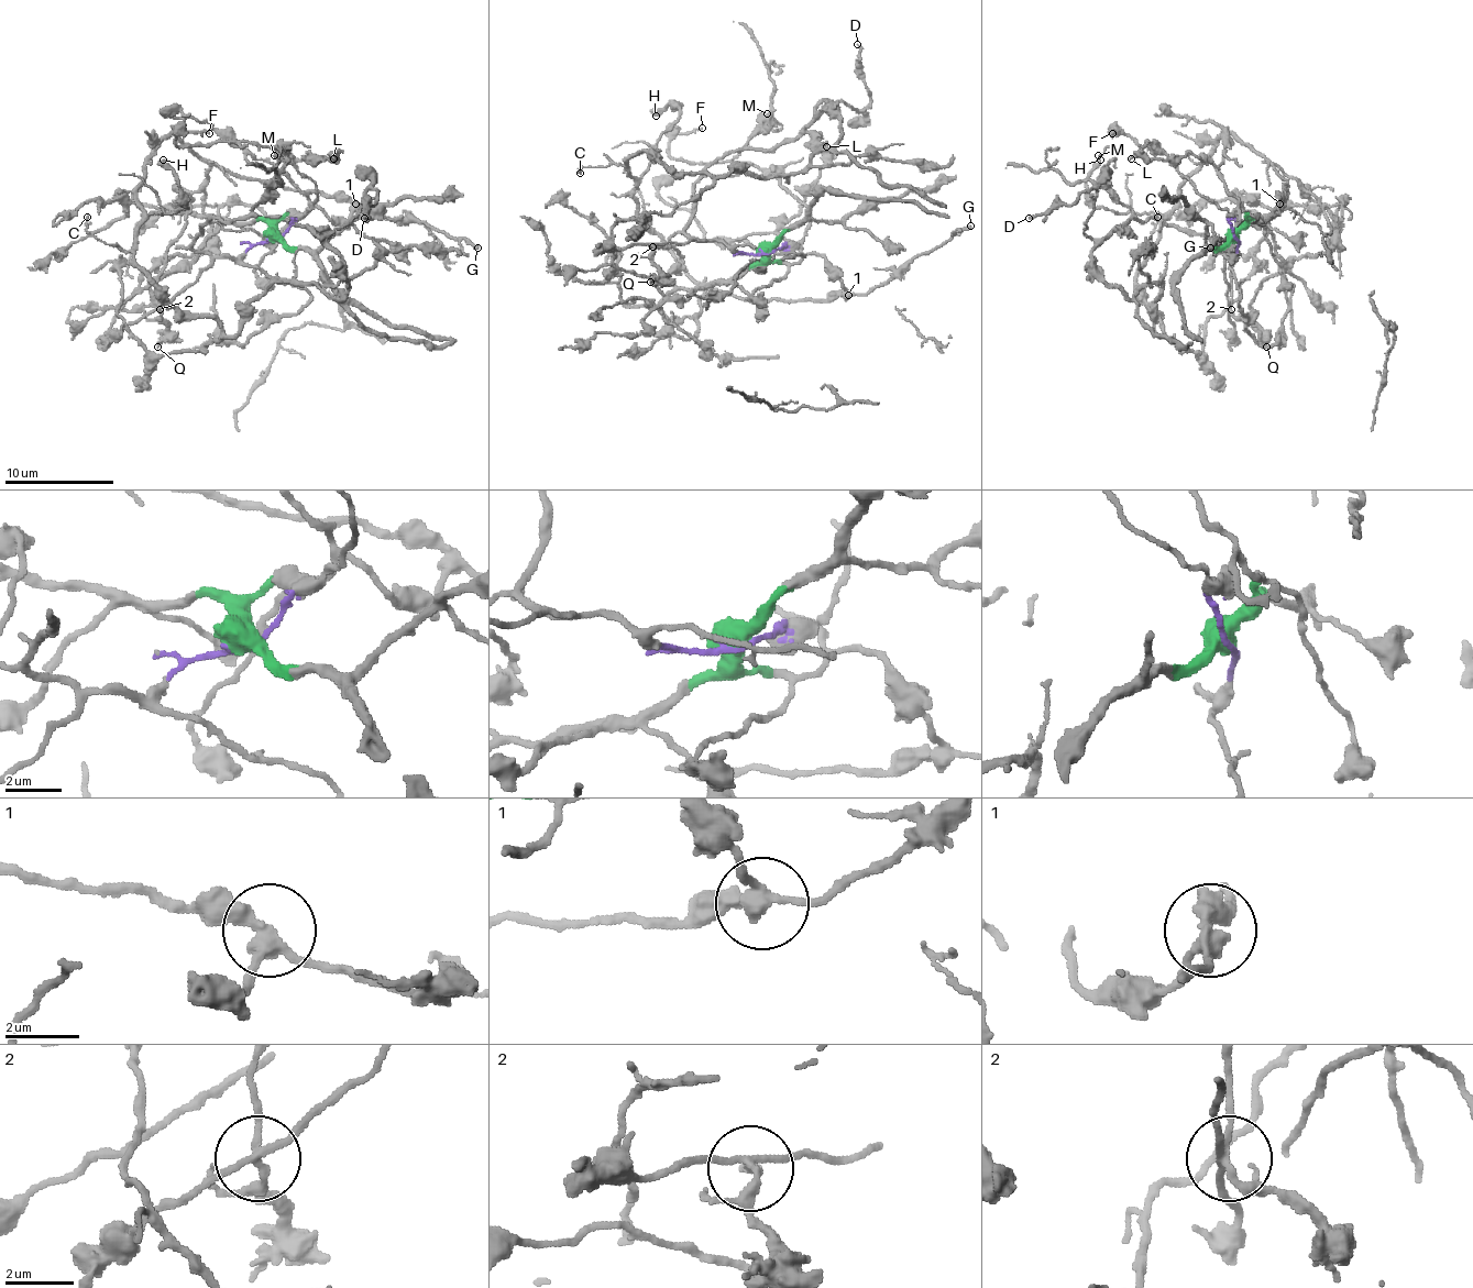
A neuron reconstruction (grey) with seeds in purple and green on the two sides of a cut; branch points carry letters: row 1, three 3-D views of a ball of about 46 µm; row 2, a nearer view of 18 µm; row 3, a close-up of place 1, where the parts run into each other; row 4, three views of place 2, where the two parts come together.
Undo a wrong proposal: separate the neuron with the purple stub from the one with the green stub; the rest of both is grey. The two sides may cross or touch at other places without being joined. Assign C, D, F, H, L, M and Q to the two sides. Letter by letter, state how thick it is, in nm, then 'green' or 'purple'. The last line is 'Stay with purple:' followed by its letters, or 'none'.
C: calibre 140 nm; purple
D: calibre 180 nm; purple
F: calibre 150 nm; purple
H: calibre 480 nm; purple
L: calibre 400 nm; green
M: calibre 140 nm; purple
Q: calibre 240 nm; green
Stay with purple: C, D, F, H, M

